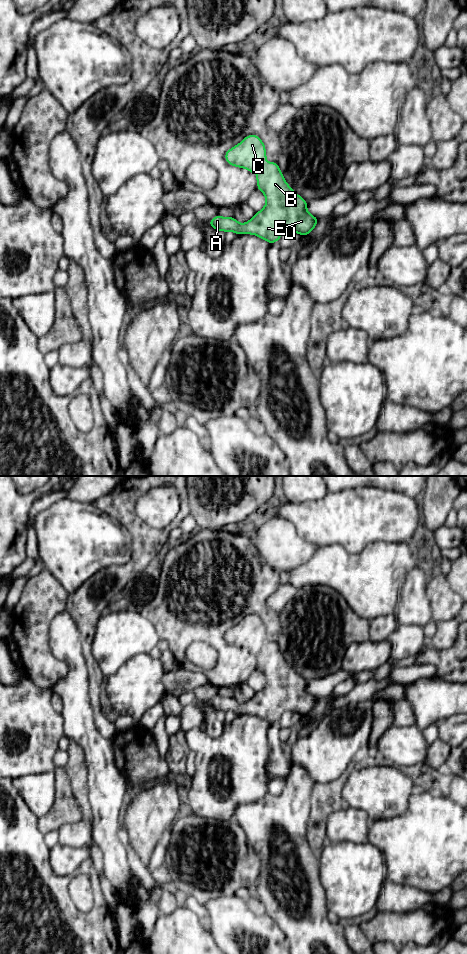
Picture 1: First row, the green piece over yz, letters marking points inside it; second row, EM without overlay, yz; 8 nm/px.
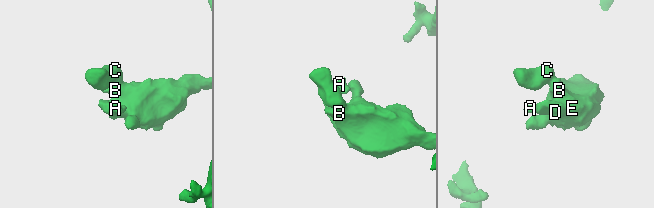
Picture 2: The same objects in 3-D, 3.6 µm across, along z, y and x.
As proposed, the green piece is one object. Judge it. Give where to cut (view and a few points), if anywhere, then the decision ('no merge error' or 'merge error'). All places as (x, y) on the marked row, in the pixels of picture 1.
no cut | no merge error

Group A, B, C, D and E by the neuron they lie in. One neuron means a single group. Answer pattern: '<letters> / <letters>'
A B C D E

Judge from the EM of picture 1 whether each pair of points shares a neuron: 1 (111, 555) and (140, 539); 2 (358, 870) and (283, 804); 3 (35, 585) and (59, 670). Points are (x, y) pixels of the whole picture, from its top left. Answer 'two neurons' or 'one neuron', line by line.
1: two neurons
2: two neurons
3: one neuron

